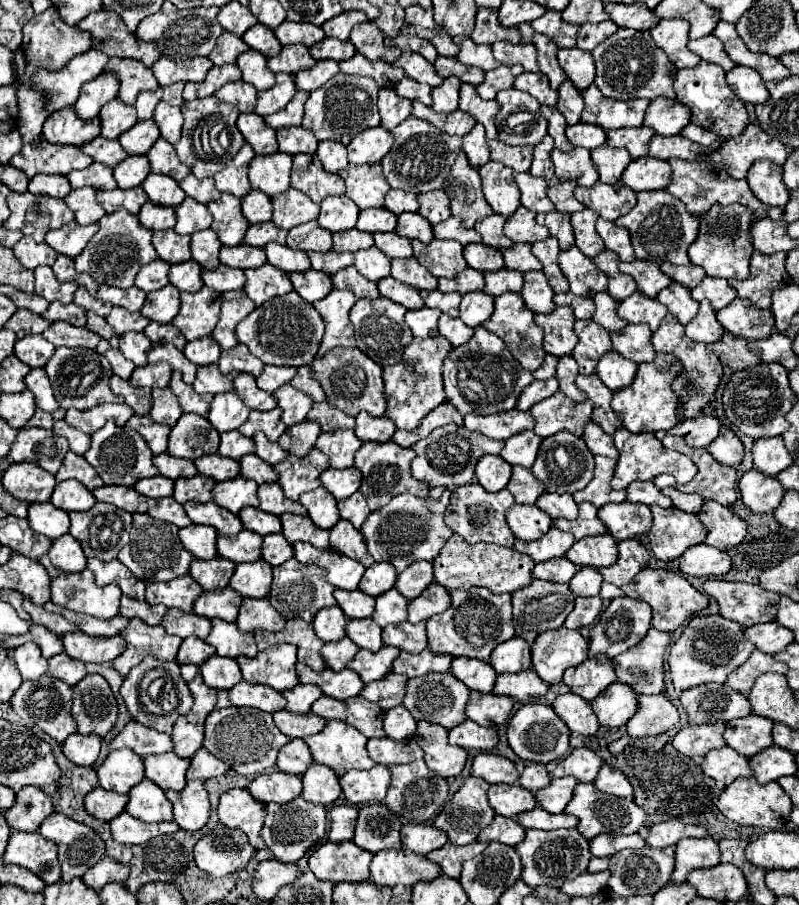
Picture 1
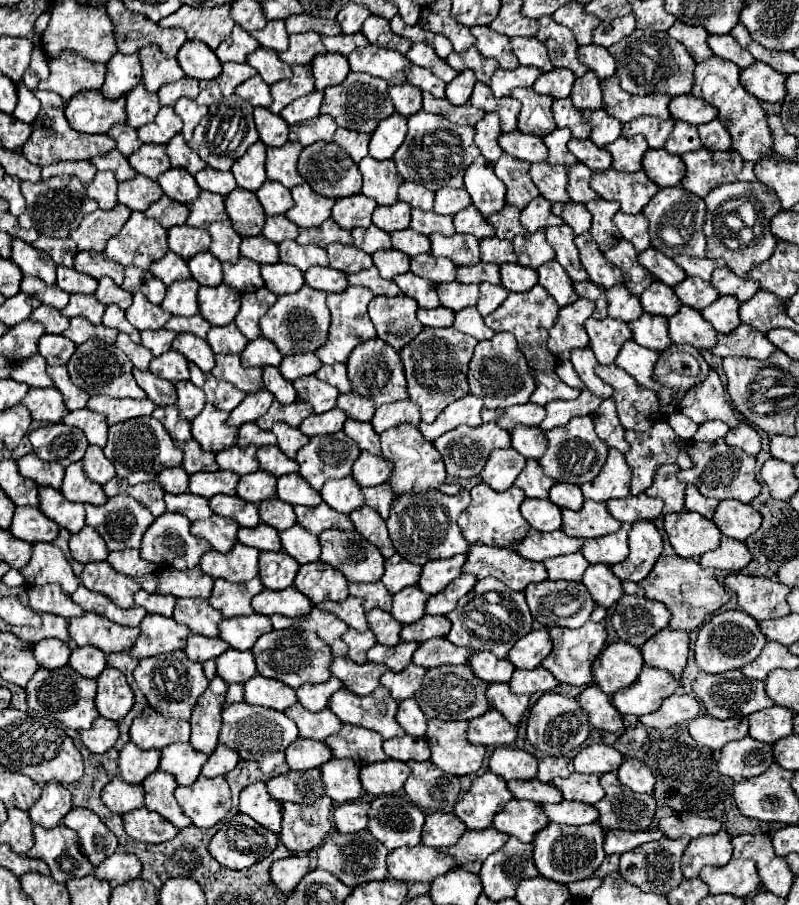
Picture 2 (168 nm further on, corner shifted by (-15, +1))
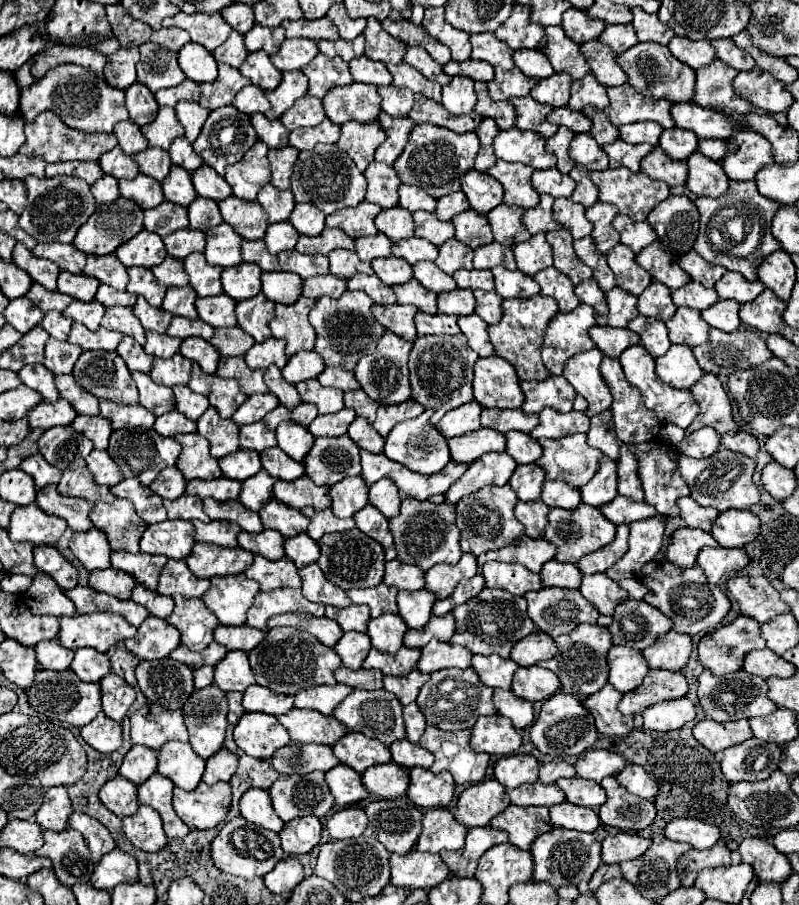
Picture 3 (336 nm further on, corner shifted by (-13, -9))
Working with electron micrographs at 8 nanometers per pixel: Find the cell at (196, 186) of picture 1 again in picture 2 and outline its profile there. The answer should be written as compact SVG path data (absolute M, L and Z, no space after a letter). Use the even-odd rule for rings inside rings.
M204 168L194 178L202 190L208 190L208 192L214 192L220 196L226 196L236 188L236 180L234 180L232 172L218 172L212 168Z

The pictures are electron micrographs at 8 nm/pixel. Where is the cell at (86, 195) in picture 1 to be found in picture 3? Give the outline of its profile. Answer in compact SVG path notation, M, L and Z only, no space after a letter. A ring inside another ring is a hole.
M102 176L92 184L92 194L98 204L110 204L114 202L118 194L118 180L114 176Z

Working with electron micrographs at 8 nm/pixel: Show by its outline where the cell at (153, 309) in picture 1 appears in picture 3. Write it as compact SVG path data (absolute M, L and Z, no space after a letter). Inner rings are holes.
M172 286L168 288L162 308L172 312L174 316L184 316L184 318L198 318L198 312L194 308L194 300L196 300L196 292L190 286Z

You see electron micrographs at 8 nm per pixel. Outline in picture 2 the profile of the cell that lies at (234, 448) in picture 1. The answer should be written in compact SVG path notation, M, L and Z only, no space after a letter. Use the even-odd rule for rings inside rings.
M248 422L244 426L240 426L238 432L238 446L268 446L268 444L276 444L276 436L270 430L260 430L254 422Z

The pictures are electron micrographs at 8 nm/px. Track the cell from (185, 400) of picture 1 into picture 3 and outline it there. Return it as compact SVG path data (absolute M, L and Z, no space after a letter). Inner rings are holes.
M192 364L192 378L188 386L190 390L206 396L210 400L210 406L214 406L222 418L232 418L238 406L246 400L246 394L240 392L238 380L206 374L202 368L198 368L198 364Z

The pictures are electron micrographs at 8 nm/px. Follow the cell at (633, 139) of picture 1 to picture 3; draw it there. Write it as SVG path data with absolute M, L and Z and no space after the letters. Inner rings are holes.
M634 122L634 124L624 124L620 128L620 138L628 144L640 144L640 142L646 142L646 144L652 144L652 146L658 146L658 138L662 134L662 126L654 124L654 122Z

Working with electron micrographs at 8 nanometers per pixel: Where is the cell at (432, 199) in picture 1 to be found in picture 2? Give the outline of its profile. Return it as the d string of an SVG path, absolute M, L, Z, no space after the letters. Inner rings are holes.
M442 188L436 192L436 200L434 200L434 212L436 214L444 214L444 216L454 216L460 210L468 208L472 204L470 194L464 188Z

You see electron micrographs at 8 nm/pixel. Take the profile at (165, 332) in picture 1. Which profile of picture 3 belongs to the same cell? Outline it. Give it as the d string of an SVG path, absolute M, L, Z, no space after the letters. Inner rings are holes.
M174 316L168 330L168 336L176 336L176 338L188 338L188 336L200 336L204 340L210 340L214 334L214 328L210 324L206 324L204 320L186 320L182 316Z

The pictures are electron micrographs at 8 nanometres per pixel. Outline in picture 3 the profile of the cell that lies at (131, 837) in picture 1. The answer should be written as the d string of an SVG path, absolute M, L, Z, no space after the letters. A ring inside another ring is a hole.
M140 806L136 814L126 816L122 828L126 838L144 852L158 852L168 842L162 830L162 818L148 806Z

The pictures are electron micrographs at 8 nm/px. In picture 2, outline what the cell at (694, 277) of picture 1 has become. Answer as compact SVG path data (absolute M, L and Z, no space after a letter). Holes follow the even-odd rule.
M676 256L674 262L686 272L686 276L698 276L704 282L712 278L712 272L716 268L722 268L722 260L710 260L710 258L692 258L692 256Z

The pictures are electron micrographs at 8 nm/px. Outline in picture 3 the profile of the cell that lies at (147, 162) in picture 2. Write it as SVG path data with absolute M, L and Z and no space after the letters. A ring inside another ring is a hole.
M146 148L146 150L138 152L138 154L134 156L134 160L138 162L142 174L152 176L152 178L156 178L158 182L168 176L170 166L172 166L170 154L168 154L166 150L162 150L162 148Z

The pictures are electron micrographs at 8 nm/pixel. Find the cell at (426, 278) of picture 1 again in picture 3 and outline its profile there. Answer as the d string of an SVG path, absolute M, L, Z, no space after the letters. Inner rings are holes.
M418 262L414 264L414 278L432 292L446 292L456 288L456 282L452 276L444 274L434 262Z

